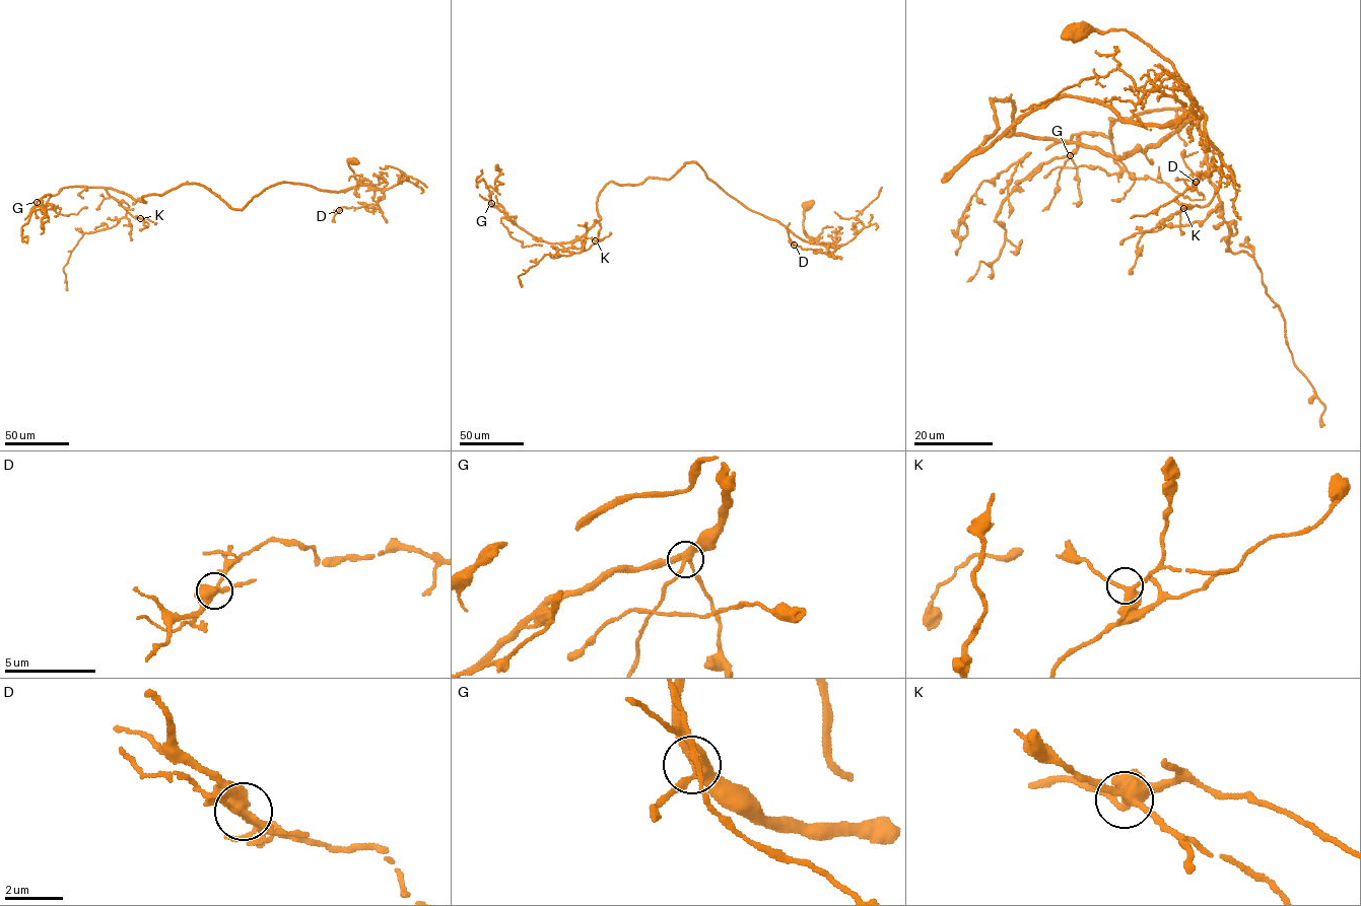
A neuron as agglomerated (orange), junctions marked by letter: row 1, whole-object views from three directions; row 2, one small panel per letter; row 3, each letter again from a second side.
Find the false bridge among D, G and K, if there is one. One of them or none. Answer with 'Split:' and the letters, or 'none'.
Split: D

